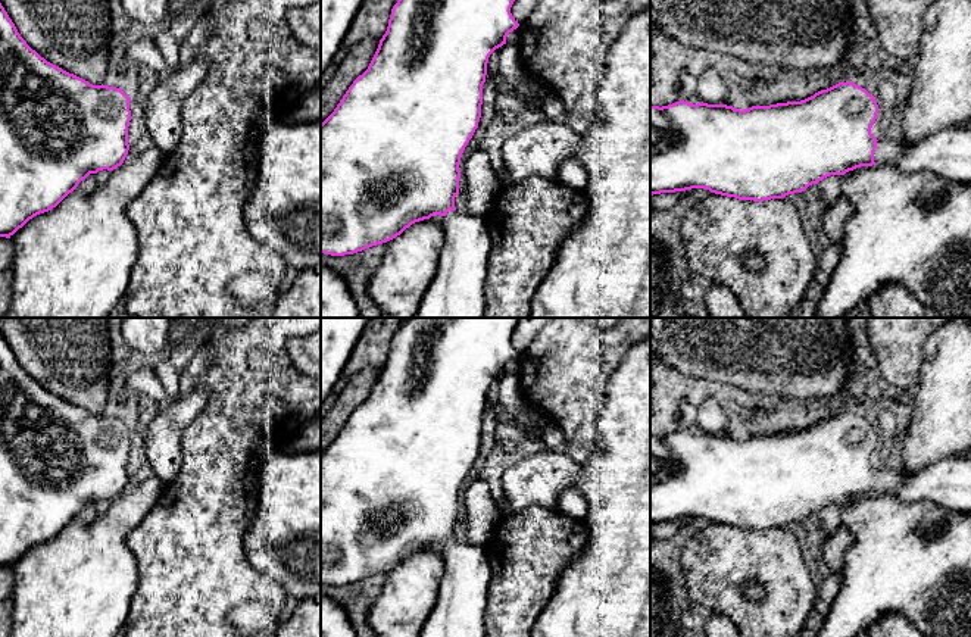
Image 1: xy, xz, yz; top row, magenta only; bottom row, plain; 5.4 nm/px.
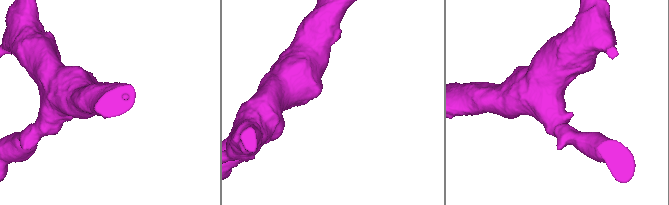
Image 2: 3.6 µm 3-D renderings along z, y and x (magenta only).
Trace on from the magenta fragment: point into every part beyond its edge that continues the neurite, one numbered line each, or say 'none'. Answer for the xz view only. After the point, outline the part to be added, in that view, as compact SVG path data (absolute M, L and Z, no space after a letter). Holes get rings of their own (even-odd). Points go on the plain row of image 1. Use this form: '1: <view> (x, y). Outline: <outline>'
1: xz (462, 599). Outline: M449 540L440 546L446 571L435 609L419 637L486 637L484 611L491 578L484 546Z

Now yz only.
1: yz (946, 483). Outline: M971 453L942 458L915 474L906 474L902 468L878 469L874 491L894 494L905 503L930 500L971 513Z

